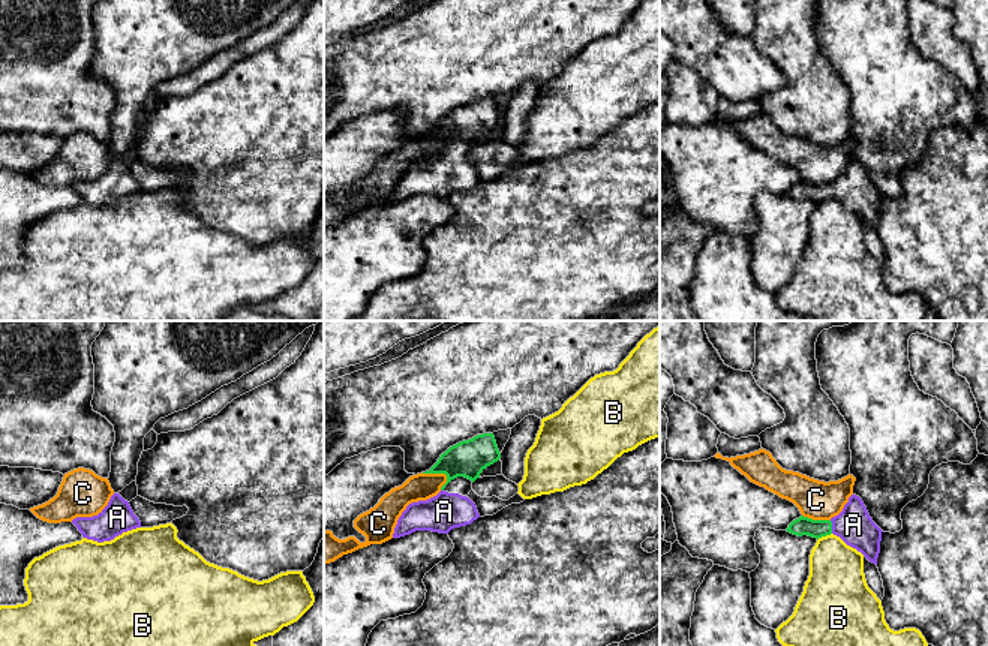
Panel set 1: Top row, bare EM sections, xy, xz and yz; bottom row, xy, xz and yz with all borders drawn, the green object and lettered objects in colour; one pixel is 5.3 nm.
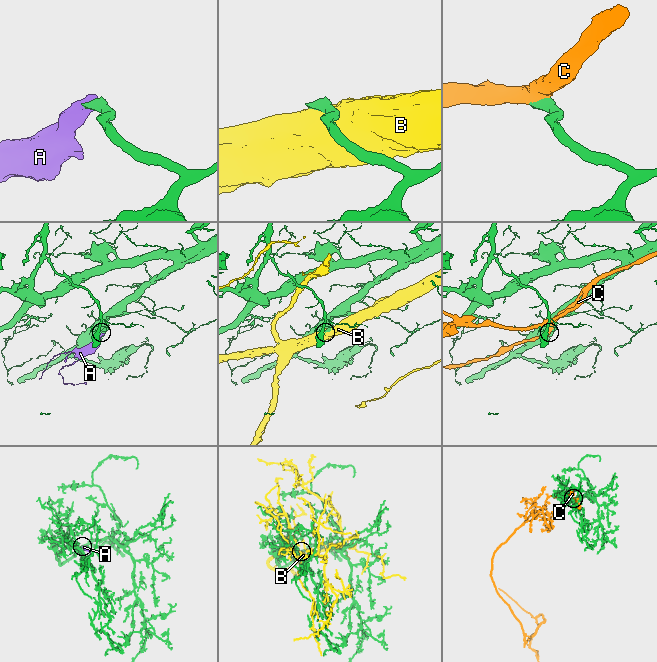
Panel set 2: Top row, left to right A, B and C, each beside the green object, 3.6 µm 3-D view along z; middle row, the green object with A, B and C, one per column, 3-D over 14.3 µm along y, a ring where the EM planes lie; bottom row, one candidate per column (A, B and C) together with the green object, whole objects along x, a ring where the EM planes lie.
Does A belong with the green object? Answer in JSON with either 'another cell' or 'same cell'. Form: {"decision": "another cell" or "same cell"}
{"decision": "same cell"}

